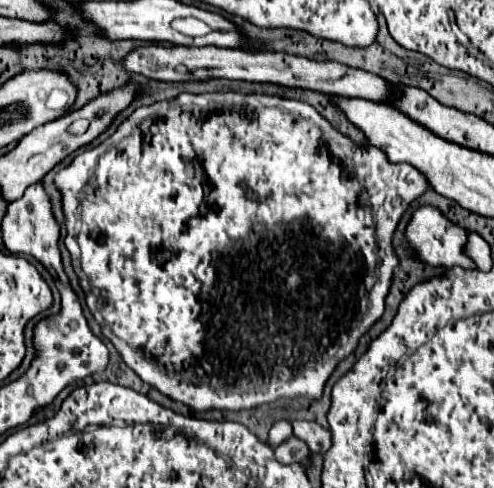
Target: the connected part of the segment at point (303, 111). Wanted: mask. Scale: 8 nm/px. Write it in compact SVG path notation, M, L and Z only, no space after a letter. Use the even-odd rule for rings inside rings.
M232 91L204 93L204 95L182 93L178 95L178 99L168 103L164 101L148 107L138 107L106 143L94 149L86 149L68 167L60 169L54 177L54 183L62 191L62 201L64 201L64 215L68 227L68 237L64 239L64 243L72 255L72 265L76 275L80 273L80 269L84 273L79 283L86 293L86 303L92 315L102 325L104 337L120 351L124 363L132 367L144 383L156 387L160 393L196 411L252 409L262 403L276 401L280 397L296 397L296 395L318 399L334 367L356 349L358 339L370 329L368 315L364 313L364 309L372 311L372 315L382 317L384 299L390 289L392 273L398 265L398 257L394 255L390 245L392 233L402 213L406 211L408 203L420 197L428 189L428 183L418 173L418 169L414 169L408 163L392 165L378 149L370 149L366 145L362 147L354 145L308 103L270 95L238 95ZM82 191L86 191L88 197L82 199ZM372 211L376 211L376 215L390 215L390 231L386 229L380 231L378 223L372 225ZM346 247L352 247L352 253L356 257L354 261L350 259L340 261L342 255L350 251ZM370 271L374 277L372 285L374 283L376 285L368 291ZM84 285L90 287L92 291L90 297Z

